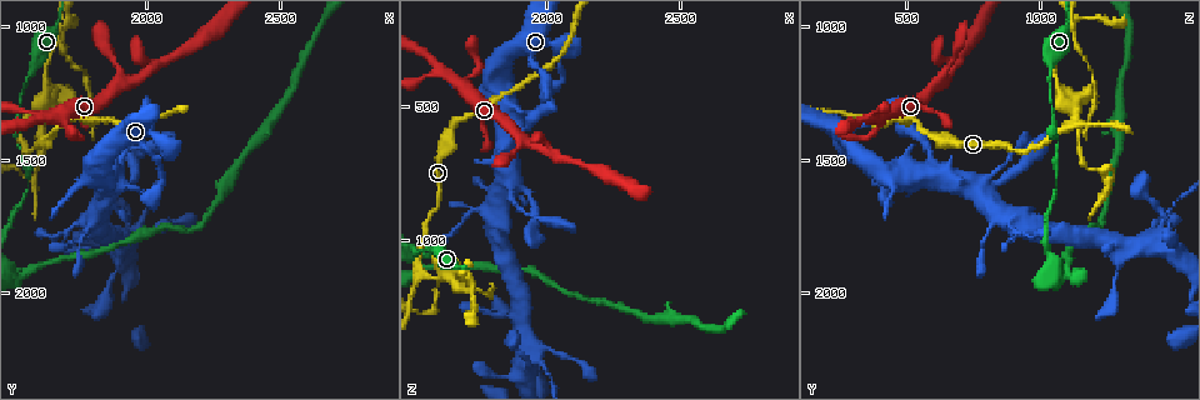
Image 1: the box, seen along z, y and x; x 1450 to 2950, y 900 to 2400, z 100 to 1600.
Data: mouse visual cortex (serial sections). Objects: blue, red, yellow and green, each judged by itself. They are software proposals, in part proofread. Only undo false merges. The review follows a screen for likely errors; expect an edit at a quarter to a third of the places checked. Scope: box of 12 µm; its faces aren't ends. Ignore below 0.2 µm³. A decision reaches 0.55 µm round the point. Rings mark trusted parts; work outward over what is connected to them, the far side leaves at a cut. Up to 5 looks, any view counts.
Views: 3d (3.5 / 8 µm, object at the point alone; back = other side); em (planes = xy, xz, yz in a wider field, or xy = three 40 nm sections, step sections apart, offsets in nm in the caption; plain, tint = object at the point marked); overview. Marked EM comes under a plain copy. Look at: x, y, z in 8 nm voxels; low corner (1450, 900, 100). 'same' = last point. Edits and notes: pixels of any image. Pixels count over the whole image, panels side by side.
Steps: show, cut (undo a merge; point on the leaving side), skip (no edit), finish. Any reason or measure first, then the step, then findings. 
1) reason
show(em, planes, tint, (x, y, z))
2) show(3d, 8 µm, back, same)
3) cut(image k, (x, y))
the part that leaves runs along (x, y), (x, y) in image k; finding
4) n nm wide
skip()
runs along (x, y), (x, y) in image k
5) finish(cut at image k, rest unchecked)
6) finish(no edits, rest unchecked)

branch point
show(3d, 3.5 µm, back, (1610, 1350, 360))

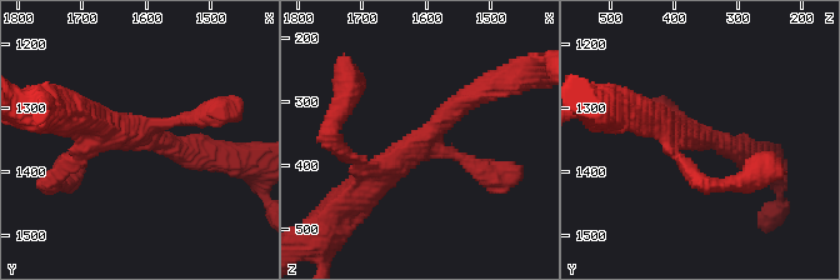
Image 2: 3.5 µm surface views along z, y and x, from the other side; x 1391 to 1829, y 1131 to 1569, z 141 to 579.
3 arms; arms of 200, 250, 400 nm; now the EM
show(em, xy, step 1, tint, (1620, 1345, 370))

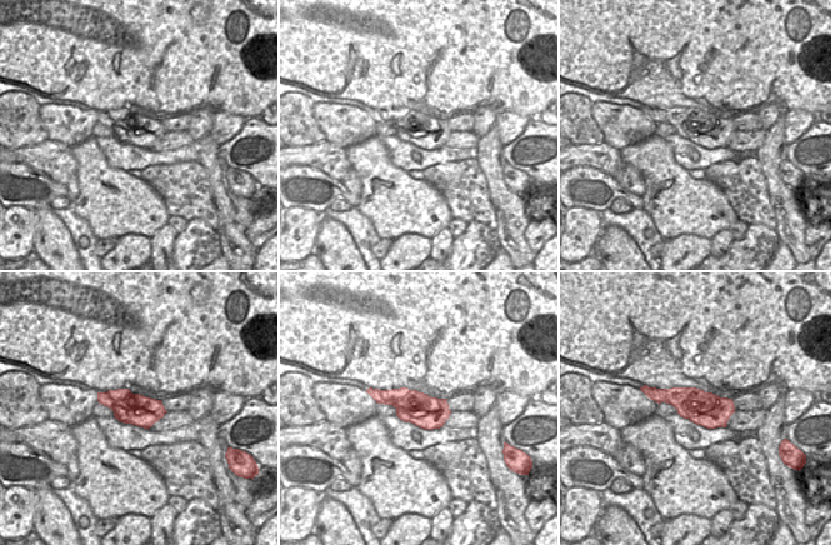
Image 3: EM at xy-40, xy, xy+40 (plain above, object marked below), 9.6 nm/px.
skip()
runs along (351, 199), (439, 121), (481, 93) in image 2; all the same cell

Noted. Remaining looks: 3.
a fork
show(3d, 8 µm, (1590, 1330, 1150))

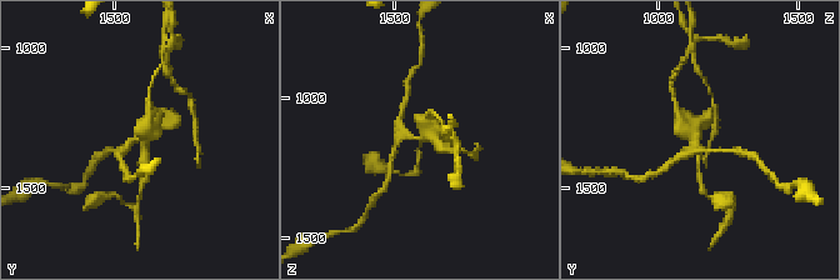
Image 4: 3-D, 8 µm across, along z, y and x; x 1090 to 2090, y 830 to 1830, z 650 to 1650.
closer look
show(3d, 3.5 µm, back, (1600, 1320, 1150))

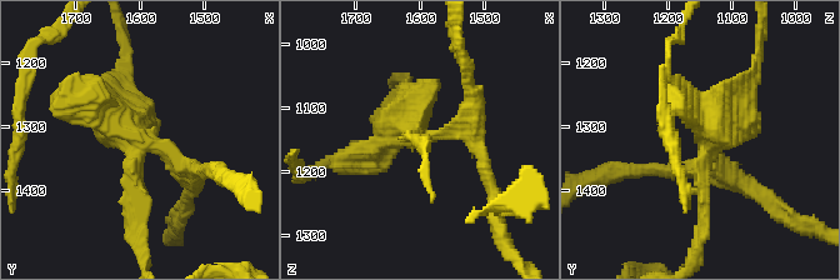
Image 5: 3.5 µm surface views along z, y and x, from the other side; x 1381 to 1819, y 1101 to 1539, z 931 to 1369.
show(em, xy, step 5, tint, (1595, 1330, 1140))

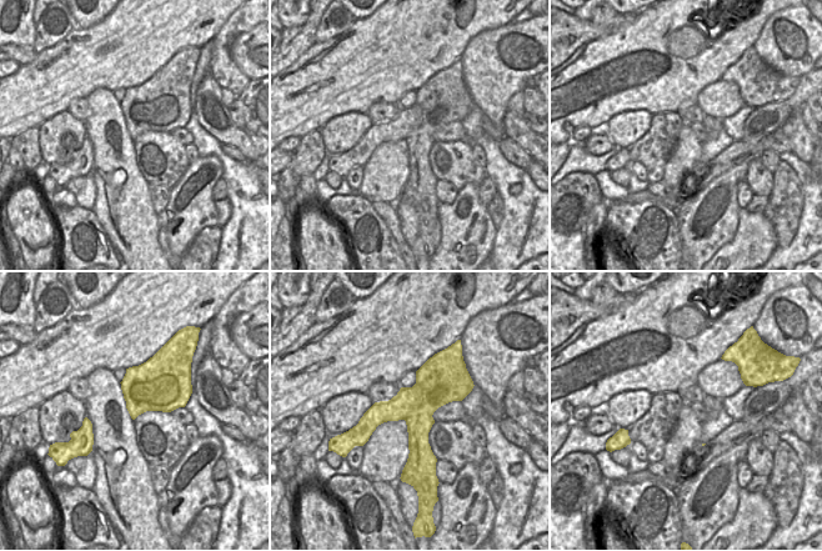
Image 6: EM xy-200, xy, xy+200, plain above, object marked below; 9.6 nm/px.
cut(image 5, (133, 181))
the part that leaves runs along (173, 160), (130, 134), (126, 80) in image 5; a second cell is stuck on

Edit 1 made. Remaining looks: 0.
finish(cut at image 5, rest unchecked)

